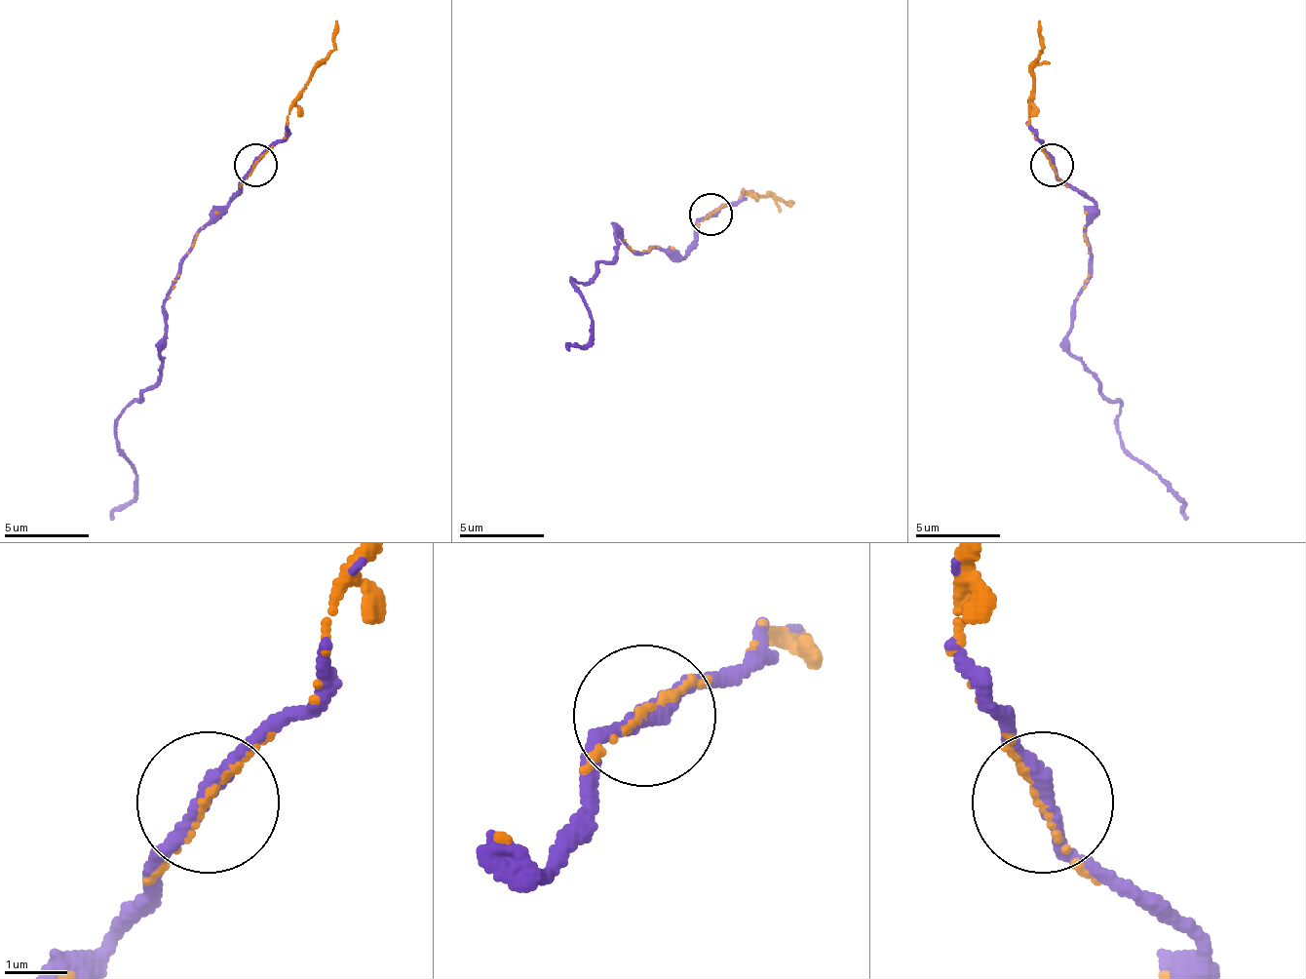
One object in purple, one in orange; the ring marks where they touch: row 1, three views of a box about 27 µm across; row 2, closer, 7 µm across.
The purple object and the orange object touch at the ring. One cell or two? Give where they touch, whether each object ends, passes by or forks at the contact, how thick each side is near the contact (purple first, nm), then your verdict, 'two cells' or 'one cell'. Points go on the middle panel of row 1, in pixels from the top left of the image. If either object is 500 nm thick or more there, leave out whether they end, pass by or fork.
at (710, 215); purple passes by; orange passes by; 240 nm thick on the purple side, 70 nm on the other; one cell

